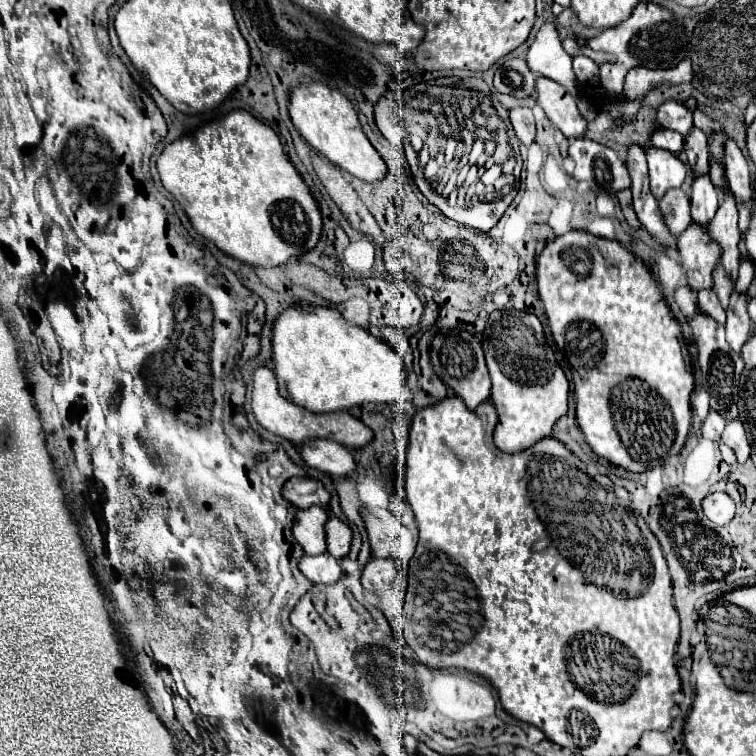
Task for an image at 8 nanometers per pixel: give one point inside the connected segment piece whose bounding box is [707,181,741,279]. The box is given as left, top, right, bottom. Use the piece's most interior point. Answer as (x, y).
(723, 229)

